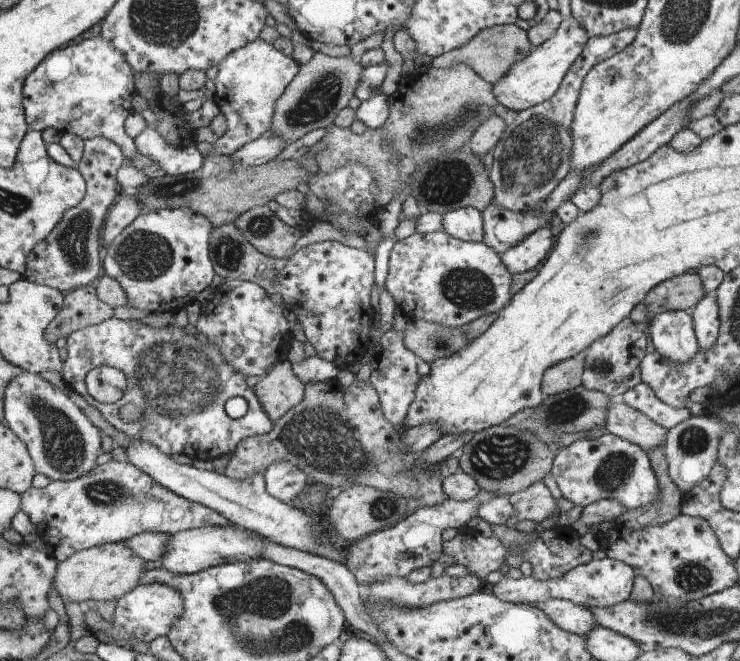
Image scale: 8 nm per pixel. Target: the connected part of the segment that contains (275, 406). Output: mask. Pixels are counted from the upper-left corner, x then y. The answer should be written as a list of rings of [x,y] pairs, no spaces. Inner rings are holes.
[[[288,360],[276,364],[253,388],[273,423],[298,406],[305,397],[304,384],[292,372],[292,363]]]

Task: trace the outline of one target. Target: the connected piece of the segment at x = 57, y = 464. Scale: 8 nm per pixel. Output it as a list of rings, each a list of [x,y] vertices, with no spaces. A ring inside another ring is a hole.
[[[22,371],[22,374],[13,378],[5,390],[3,411],[5,423],[27,446],[36,473],[47,476],[51,481],[69,481],[82,478],[95,468],[100,454],[98,428],[82,414],[82,410],[62,390],[46,382],[42,376]]]

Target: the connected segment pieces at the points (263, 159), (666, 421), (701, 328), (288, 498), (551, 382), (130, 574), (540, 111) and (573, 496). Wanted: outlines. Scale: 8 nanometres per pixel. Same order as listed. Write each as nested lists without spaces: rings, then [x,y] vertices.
[[[270,135],[258,138],[258,140],[250,142],[250,144],[244,144],[240,150],[236,150],[230,156],[234,162],[255,167],[274,161],[286,146],[287,143],[280,136]]]
[[[640,382],[634,388],[627,390],[621,398],[628,406],[636,408],[652,419],[652,422],[659,423],[666,429],[672,429],[679,422],[686,420],[689,414],[689,407],[672,408],[663,400],[660,400],[651,386]]]
[[[715,292],[705,294],[691,311],[694,319],[695,335],[699,346],[710,350],[718,340],[719,333],[719,306]]]
[[[278,462],[265,470],[267,491],[277,499],[292,505],[294,498],[310,483],[308,476],[292,463]]]
[[[579,352],[575,357],[559,362],[548,369],[543,376],[544,397],[572,390],[582,385],[582,372],[586,364],[586,352]]]
[[[124,541],[95,546],[72,554],[68,560],[58,563],[55,584],[64,601],[116,601],[140,585],[140,578],[150,567],[138,554],[134,554]]]
[[[638,28],[621,30],[608,36],[593,36],[575,64],[568,70],[554,97],[539,105],[518,111],[512,124],[506,124],[502,138],[493,150],[491,180],[496,186],[498,205],[514,212],[536,210],[540,202],[560,185],[562,178],[572,168],[572,121],[575,120],[575,106],[582,80],[586,80],[596,64],[612,58],[635,41]]]
[[[605,432],[597,439],[580,439],[556,452],[551,473],[562,496],[575,505],[586,506],[602,499],[616,499],[626,509],[653,504],[660,486],[647,451],[628,439]]]

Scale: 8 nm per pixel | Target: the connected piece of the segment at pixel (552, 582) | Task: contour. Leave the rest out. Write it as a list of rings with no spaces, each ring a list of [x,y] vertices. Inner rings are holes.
[[[613,558],[590,560],[586,564],[578,565],[572,571],[564,573],[560,578],[536,580],[531,576],[513,579],[503,576],[493,586],[492,594],[503,601],[524,603],[529,605],[542,604],[546,600],[566,599],[586,607],[604,608],[622,604],[631,598],[635,570],[625,562]]]

